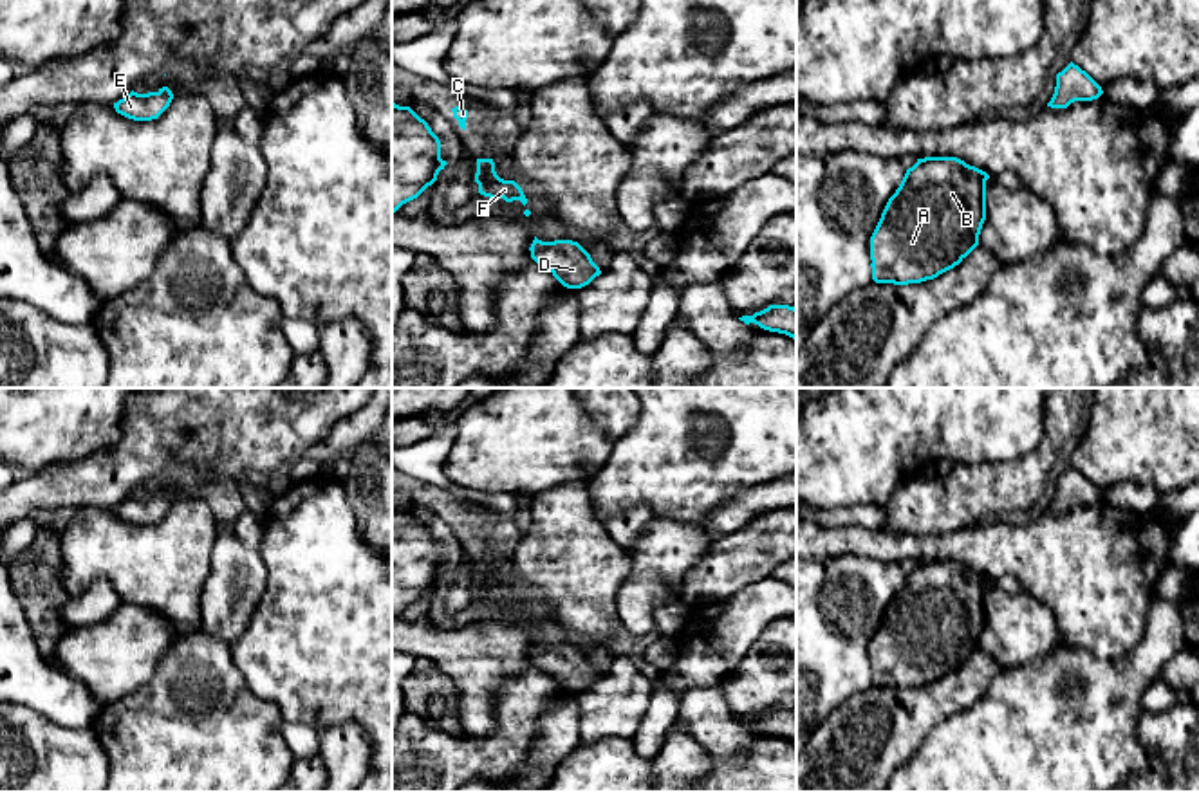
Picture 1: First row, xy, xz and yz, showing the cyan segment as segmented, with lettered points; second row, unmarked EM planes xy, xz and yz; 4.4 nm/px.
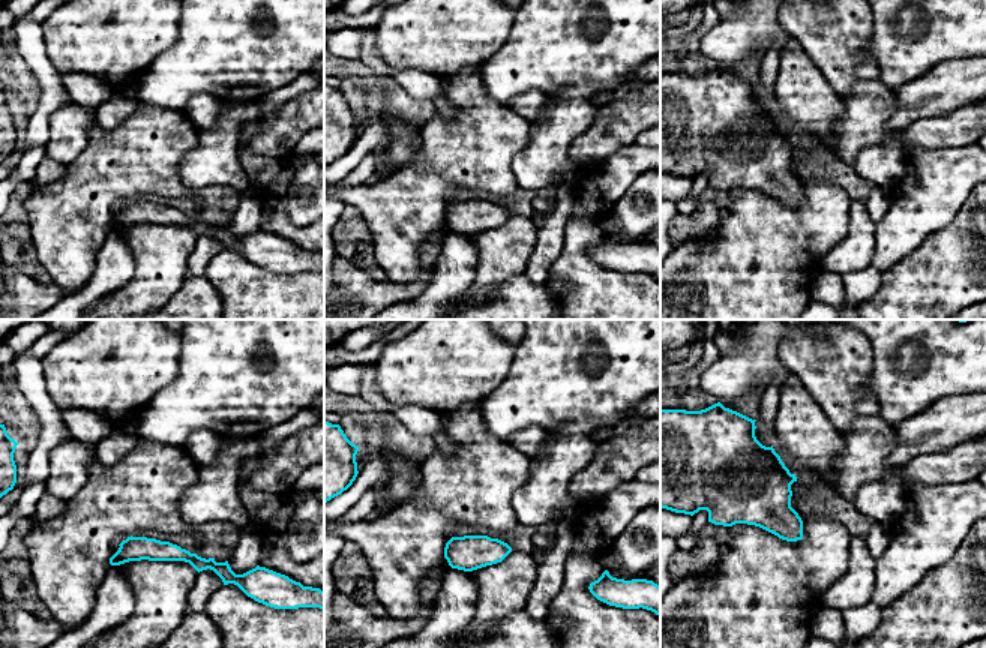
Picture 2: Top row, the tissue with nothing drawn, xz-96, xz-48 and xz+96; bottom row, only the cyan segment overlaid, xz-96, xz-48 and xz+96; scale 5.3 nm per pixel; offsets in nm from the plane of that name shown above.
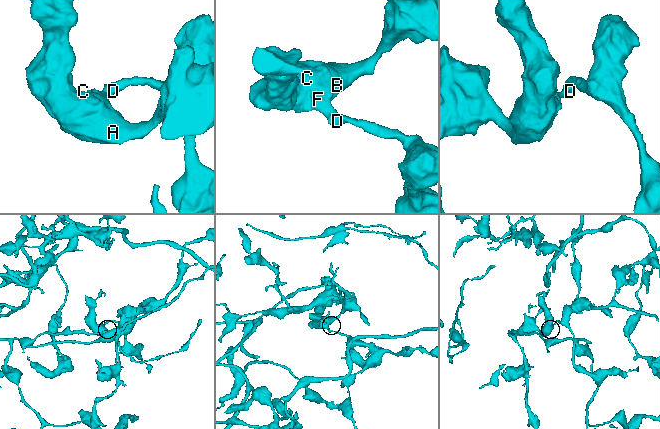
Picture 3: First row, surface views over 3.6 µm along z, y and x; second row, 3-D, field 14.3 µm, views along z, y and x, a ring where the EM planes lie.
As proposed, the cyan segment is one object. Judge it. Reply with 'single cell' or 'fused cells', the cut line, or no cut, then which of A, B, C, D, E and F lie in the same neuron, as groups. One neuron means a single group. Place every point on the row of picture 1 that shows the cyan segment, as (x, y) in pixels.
single cell; no cut; A B C D E F

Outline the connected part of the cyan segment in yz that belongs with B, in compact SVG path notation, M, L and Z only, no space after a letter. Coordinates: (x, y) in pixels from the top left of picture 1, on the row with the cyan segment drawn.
M925 157L906 170L870 236L876 283L934 280L977 245L990 175L957 157Z

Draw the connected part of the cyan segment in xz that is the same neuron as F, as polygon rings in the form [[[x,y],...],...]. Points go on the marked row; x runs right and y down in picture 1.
[[[477,159],[475,182],[479,184],[479,193],[484,197],[527,204],[522,188],[515,180],[504,180],[497,175],[493,159]]]

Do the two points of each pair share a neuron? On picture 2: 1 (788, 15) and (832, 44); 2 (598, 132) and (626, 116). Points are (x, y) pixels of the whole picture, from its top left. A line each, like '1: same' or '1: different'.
1: same
2: same

